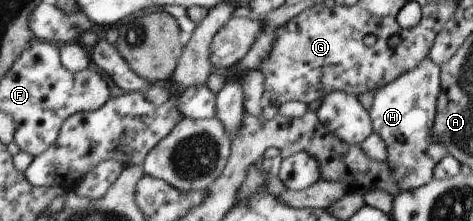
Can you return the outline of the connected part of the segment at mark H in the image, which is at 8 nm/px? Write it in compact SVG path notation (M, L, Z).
M428 56L415 69L401 74L384 86L374 89L368 114L372 120L372 130L386 145L386 162L392 169L392 178L400 191L418 189L433 179L437 162L447 151L430 136L430 129L436 112L439 95L440 66L436 66Z

